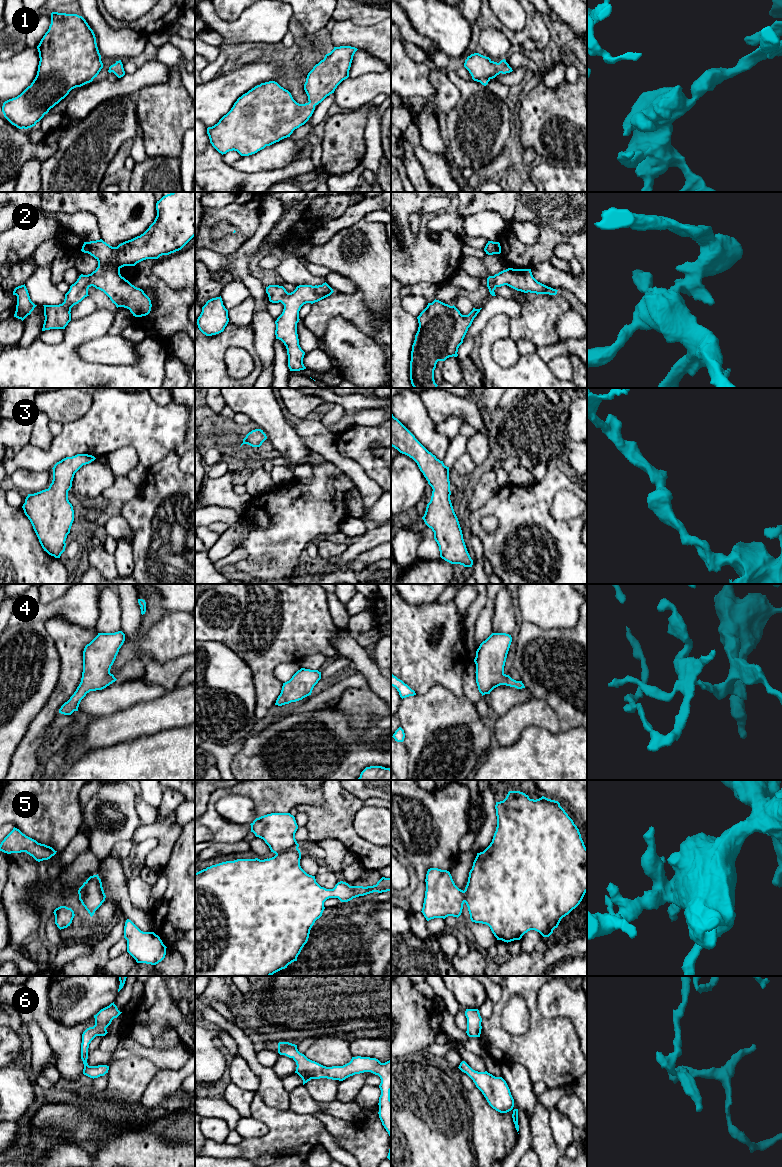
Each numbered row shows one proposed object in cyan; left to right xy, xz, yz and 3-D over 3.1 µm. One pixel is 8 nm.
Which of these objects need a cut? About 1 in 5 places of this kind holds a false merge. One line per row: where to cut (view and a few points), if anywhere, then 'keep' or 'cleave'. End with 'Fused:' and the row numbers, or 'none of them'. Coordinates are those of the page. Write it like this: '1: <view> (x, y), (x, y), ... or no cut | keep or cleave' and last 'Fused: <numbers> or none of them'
1: no cut | keep
2: no cut | keep
3: no cut | keep
4: no cut | keep
5: no cut | keep
6: no cut | keep
Fused: none of them

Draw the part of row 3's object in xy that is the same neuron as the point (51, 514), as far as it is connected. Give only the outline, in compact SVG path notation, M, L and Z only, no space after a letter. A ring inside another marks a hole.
M77 454L57 462L48 489L28 494L22 508L30 520L39 542L49 555L60 558L65 551L66 538L74 521L74 510L68 500L75 473L96 458Z

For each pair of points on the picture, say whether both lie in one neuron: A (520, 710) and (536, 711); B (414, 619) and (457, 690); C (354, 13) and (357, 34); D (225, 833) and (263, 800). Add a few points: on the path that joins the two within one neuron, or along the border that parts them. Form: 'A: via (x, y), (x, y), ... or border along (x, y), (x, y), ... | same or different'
A: via (524, 711), (532, 711) | same
B: via (414, 637), (414, 642), (444, 672) | same
C: border along (336, 21), (350, 20), (353, 23) | different
D: via (212, 813), (212, 802), (222, 792), (243, 790) | same

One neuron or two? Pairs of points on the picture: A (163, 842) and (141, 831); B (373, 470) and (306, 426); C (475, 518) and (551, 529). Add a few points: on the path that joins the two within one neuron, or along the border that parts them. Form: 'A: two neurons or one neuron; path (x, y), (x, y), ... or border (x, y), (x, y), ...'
A: one neuron; path (159, 836), (154, 831), (147, 831)
B: two neurons; border (336, 435), (337, 450), (342, 455), (355, 461)
C: one neuron; path (494, 511), (519, 511), (529, 521), (532, 521)

